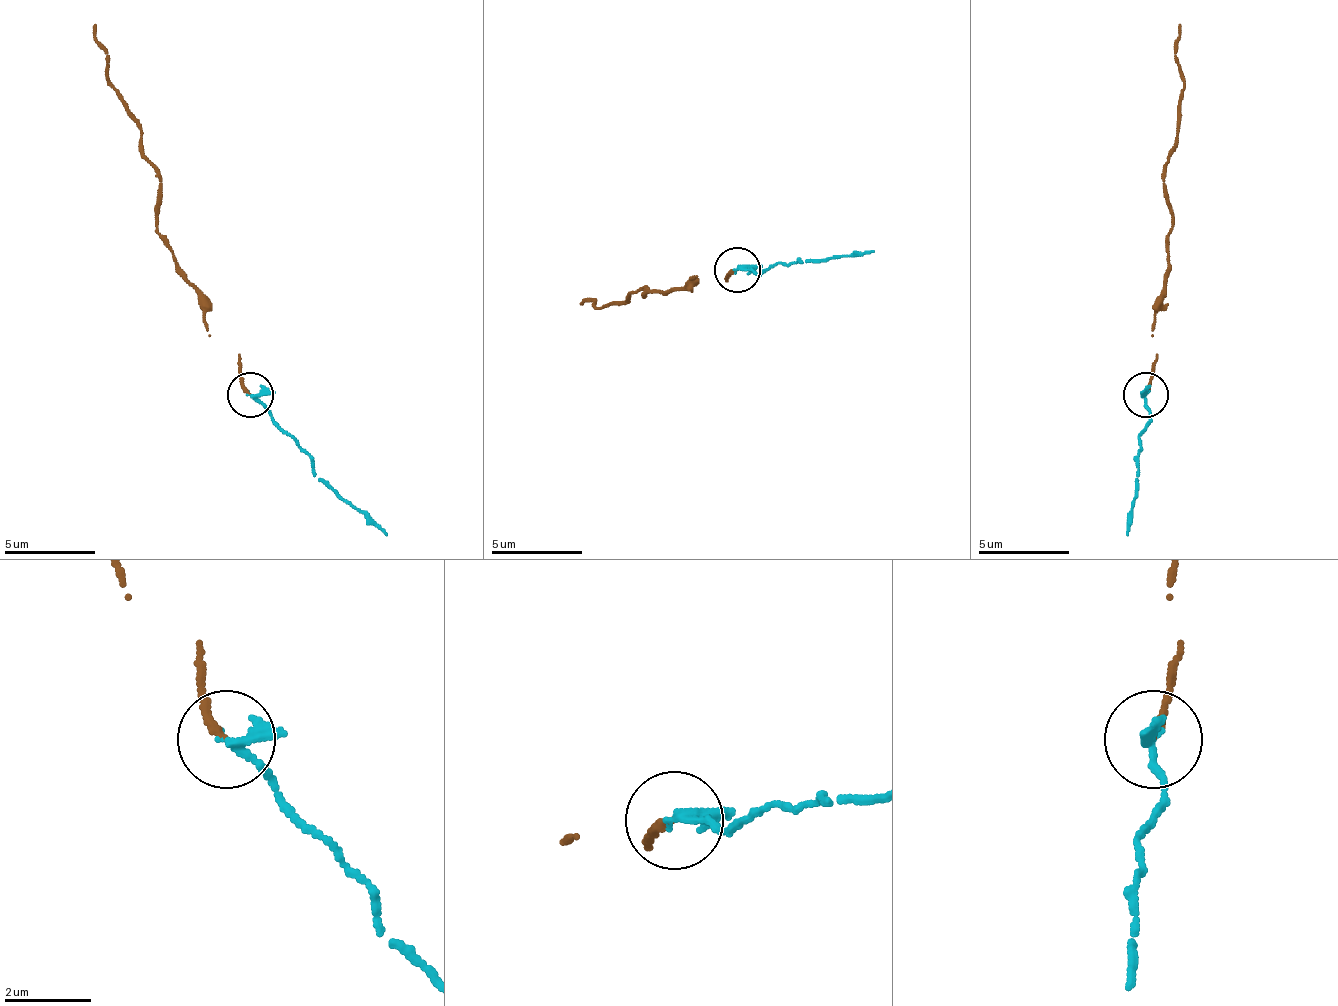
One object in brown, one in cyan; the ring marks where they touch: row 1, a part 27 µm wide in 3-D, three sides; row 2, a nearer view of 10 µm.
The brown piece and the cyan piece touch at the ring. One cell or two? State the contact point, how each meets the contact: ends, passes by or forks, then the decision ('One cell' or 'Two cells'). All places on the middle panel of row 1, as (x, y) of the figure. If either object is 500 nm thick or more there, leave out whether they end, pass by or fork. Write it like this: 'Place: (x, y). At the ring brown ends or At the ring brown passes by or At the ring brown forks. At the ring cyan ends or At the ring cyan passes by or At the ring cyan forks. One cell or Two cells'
Place: (737, 269). At the ring brown ends. At the ring cyan passes by. One cell

